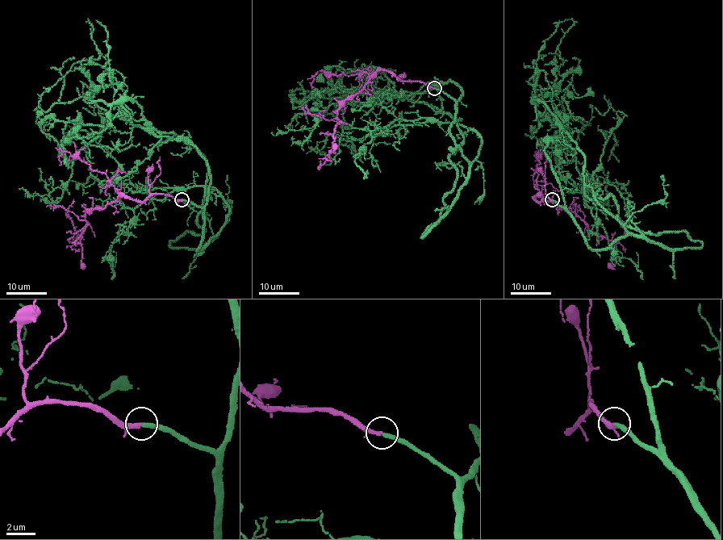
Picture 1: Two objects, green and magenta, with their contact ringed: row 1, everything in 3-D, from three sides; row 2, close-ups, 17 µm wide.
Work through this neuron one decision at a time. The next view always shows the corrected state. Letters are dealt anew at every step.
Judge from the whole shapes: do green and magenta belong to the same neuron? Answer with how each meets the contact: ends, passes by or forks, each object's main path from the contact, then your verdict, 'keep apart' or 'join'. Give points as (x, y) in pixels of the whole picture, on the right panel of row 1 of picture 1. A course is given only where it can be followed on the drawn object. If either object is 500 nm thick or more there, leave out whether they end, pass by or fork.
green ends | magenta ends | green via (552, 199), (565, 207), (545, 152), (570, 116), (553, 91), (563, 59), (558, 45), (574, 24), (563, 21) | magenta via (552, 199), (546, 194), (540, 201), (534, 198), (569, 209), (591, 231), (616, 242), (634, 211) | join

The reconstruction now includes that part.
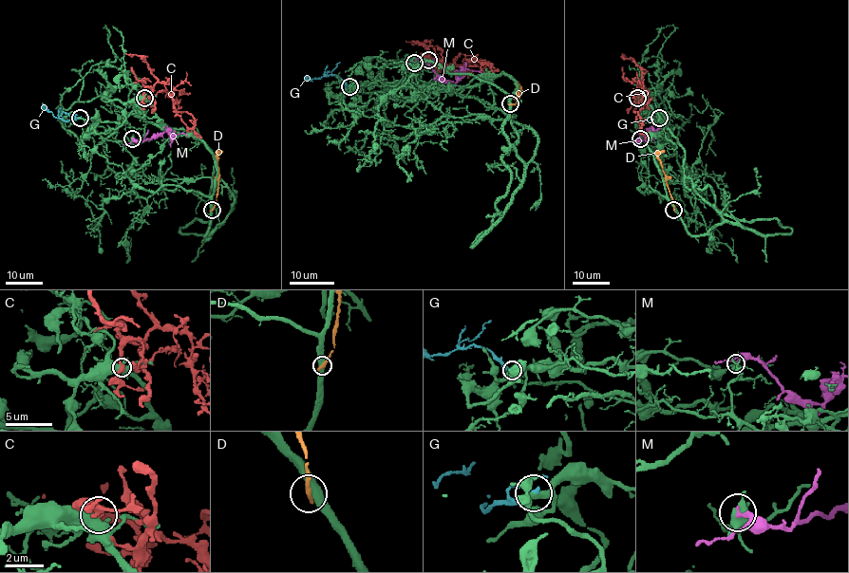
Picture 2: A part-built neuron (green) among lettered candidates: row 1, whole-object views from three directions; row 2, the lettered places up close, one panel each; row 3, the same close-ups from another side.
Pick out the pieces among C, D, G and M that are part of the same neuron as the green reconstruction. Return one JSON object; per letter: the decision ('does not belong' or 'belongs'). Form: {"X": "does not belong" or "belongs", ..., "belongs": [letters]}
{"C": "does not belong", "D": "does not belong", "G": "does not belong", "M": "belongs", "belongs": ["M"]}

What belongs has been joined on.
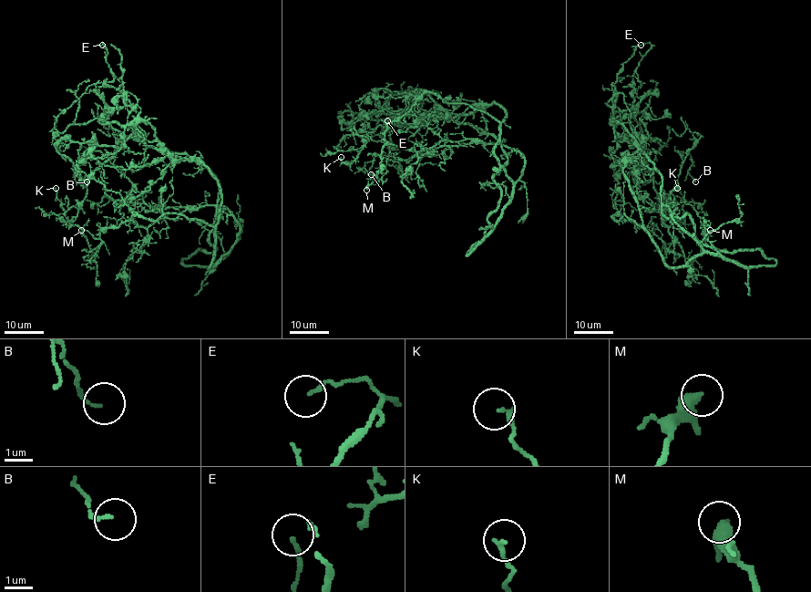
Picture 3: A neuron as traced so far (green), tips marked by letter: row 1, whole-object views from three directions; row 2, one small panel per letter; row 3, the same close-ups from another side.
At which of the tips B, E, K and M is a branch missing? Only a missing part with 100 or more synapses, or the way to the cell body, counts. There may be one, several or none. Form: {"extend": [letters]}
{"extend": []}

